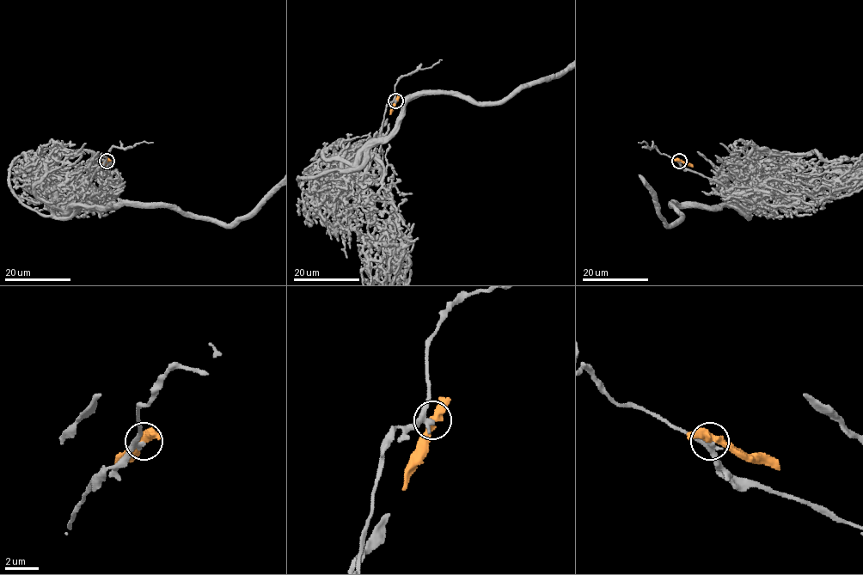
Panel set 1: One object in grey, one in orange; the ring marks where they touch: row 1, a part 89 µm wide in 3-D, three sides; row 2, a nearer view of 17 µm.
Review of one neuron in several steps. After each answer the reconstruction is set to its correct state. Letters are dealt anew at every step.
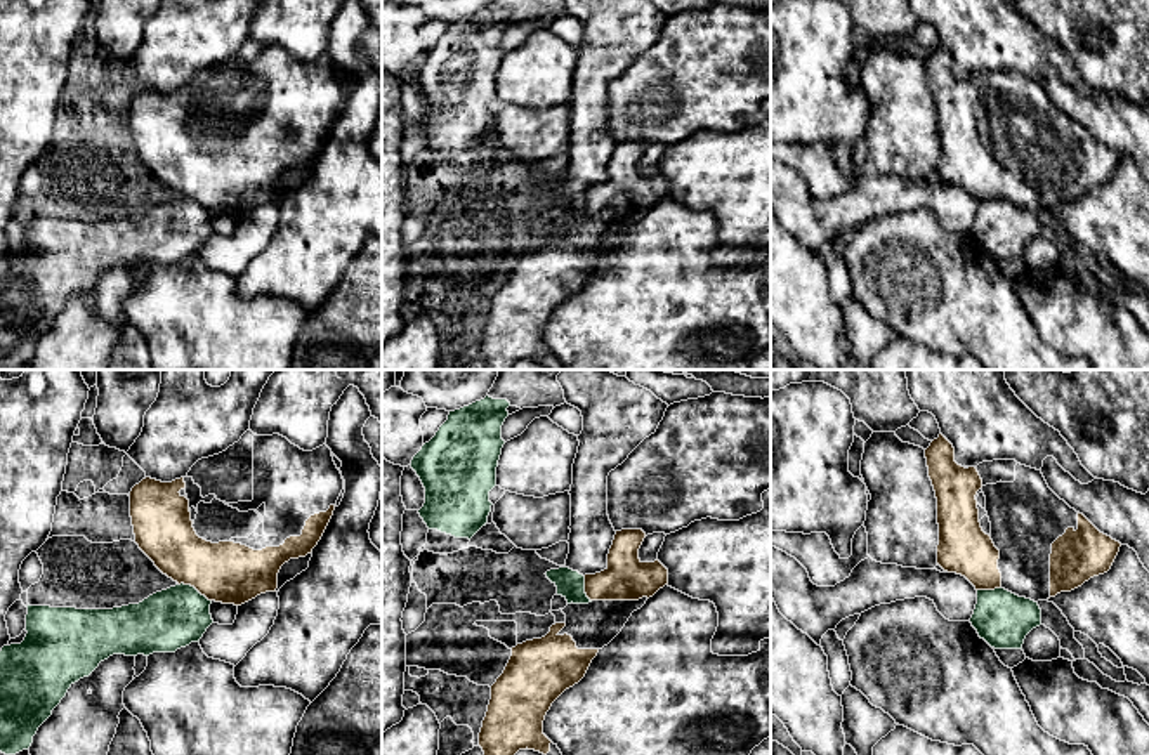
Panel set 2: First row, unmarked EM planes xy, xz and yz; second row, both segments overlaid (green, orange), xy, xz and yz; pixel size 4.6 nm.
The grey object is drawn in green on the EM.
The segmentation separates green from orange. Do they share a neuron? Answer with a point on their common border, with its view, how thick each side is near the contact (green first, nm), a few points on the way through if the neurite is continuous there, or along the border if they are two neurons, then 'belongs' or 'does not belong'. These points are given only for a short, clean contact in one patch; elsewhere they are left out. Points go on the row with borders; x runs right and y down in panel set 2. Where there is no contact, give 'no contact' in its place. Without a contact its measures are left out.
xy (193, 587) | 280/280 nm | along xy (179, 584), (190, 584), (210, 601) | does not belong

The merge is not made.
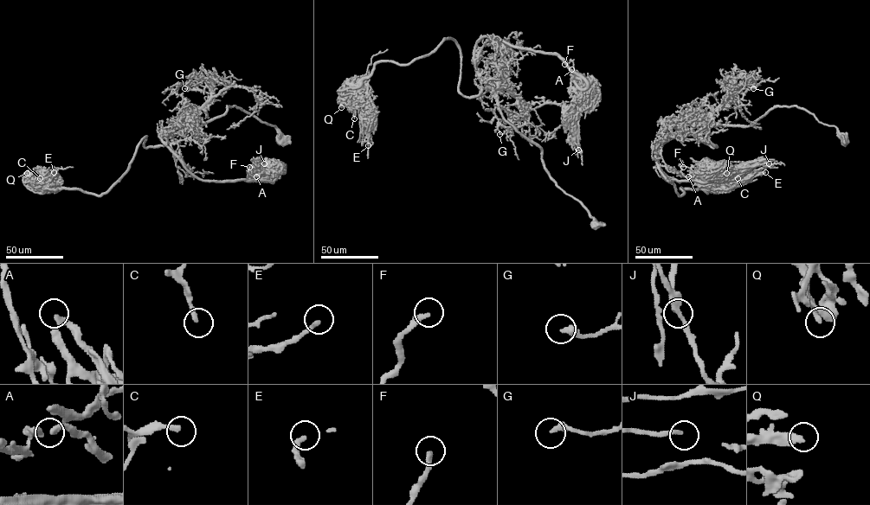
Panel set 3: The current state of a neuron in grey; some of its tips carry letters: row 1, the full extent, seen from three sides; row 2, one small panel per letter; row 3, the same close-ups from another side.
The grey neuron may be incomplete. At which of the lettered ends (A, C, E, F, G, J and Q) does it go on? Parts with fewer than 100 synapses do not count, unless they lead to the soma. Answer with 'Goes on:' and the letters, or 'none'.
Goes on: none

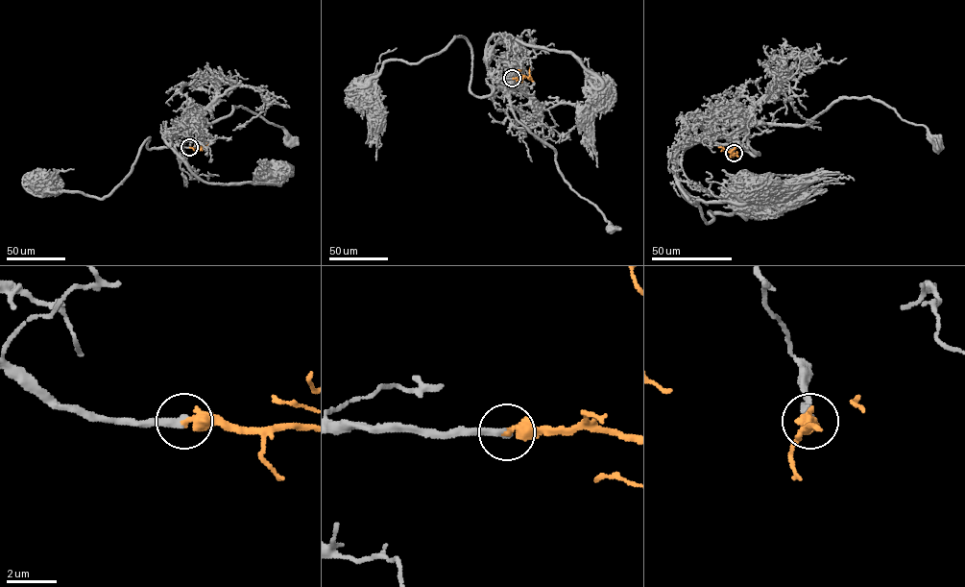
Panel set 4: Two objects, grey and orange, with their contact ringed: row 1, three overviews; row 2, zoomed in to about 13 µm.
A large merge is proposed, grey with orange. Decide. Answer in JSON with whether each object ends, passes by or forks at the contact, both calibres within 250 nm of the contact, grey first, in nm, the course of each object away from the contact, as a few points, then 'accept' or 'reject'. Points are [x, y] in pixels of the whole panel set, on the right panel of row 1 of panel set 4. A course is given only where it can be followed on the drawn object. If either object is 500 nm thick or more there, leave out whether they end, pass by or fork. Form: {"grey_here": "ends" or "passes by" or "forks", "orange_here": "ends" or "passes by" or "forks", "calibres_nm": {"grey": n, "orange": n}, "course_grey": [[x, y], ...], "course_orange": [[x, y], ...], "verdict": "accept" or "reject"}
{"grey_here": "ends", "orange_here": "ends", "calibres_nm": {"grey": 320, "orange": 480}, "course_grey": [[734, 153], [748, 126], [805, 125], [844, 98], [878, 99], [904, 120], [924, 125], [938, 142]], "course_orange": [[734, 153], [718, 147]], "verdict": "accept"}

